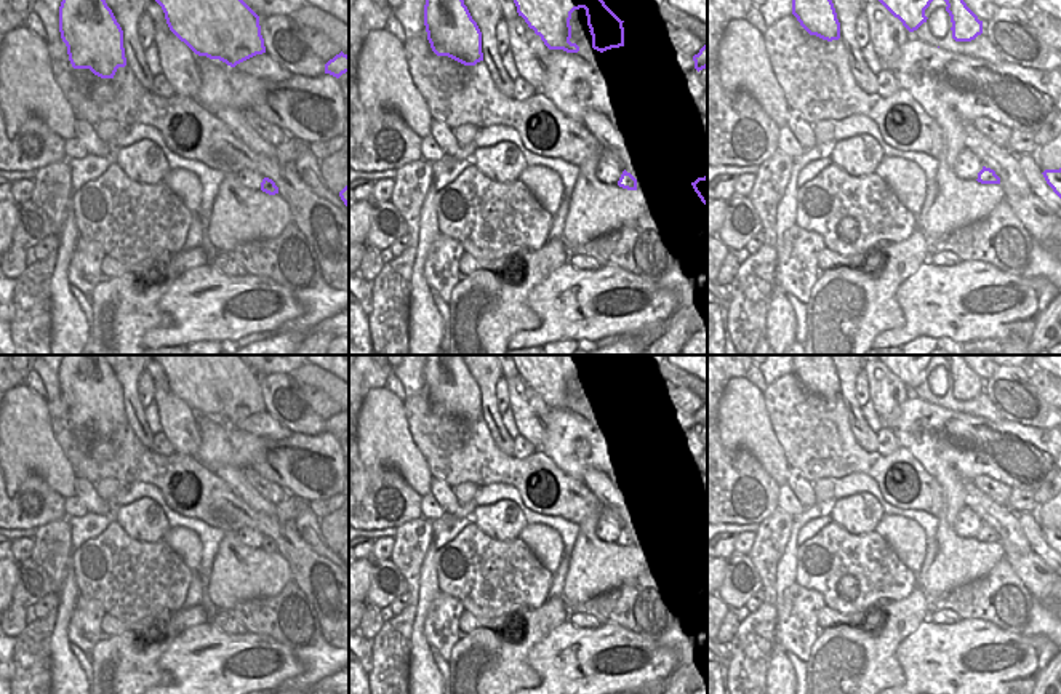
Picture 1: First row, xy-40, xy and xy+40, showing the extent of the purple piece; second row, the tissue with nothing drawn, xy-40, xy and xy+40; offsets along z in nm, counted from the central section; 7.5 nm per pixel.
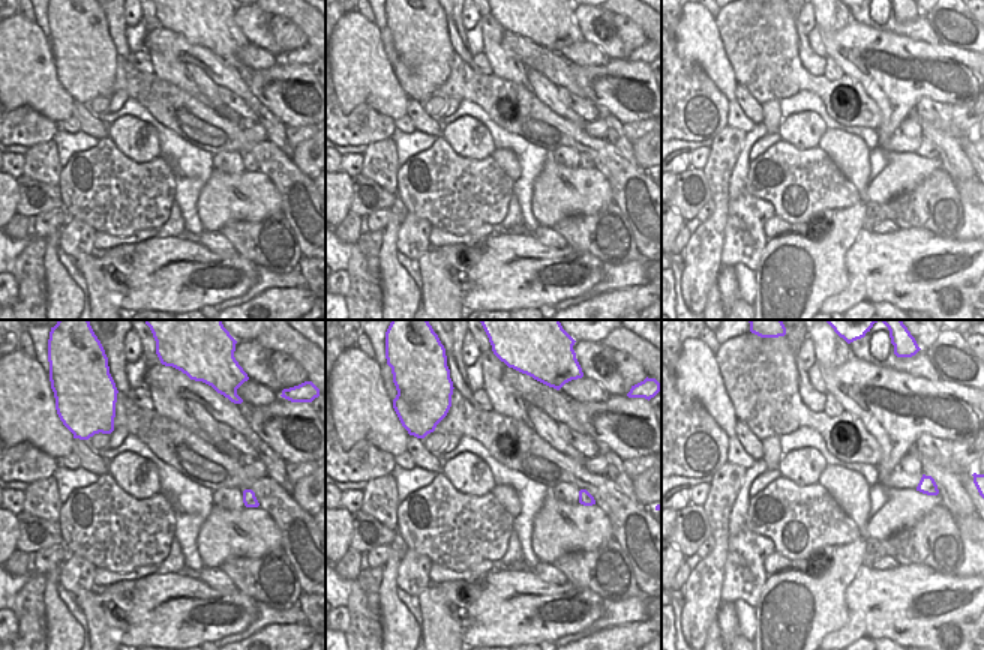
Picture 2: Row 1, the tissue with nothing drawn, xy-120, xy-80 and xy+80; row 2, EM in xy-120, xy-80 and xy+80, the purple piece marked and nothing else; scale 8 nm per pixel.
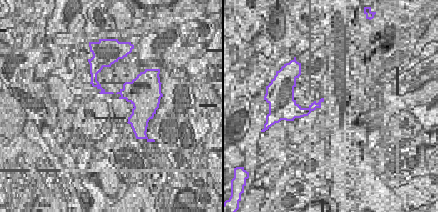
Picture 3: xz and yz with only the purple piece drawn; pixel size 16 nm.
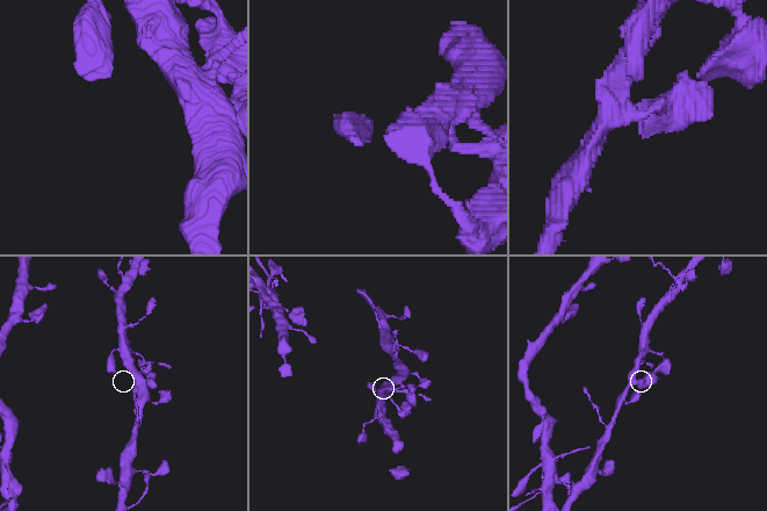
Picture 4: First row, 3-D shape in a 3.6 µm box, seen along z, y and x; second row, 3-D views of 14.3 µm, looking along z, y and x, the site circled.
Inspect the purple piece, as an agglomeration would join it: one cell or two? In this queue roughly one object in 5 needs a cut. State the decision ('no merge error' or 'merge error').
no merge error

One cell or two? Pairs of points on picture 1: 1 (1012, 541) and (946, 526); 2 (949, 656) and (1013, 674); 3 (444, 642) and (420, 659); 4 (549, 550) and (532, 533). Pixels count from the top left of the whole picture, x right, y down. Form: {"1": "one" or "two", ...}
{"1": "two", "2": "one", "3": "two", "4": "one"}

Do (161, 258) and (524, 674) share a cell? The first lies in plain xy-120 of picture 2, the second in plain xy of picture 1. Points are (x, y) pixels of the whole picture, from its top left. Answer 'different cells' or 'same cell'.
different cells

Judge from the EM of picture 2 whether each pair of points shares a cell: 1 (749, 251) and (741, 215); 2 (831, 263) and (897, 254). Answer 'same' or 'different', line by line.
1: same
2: different

